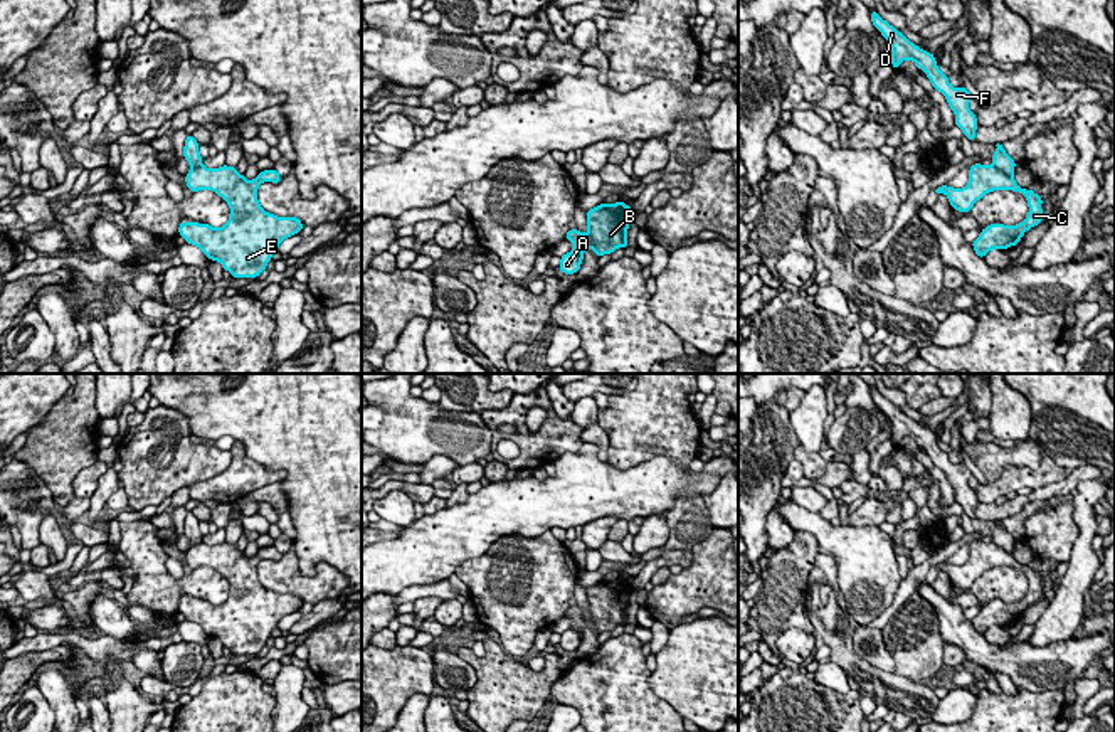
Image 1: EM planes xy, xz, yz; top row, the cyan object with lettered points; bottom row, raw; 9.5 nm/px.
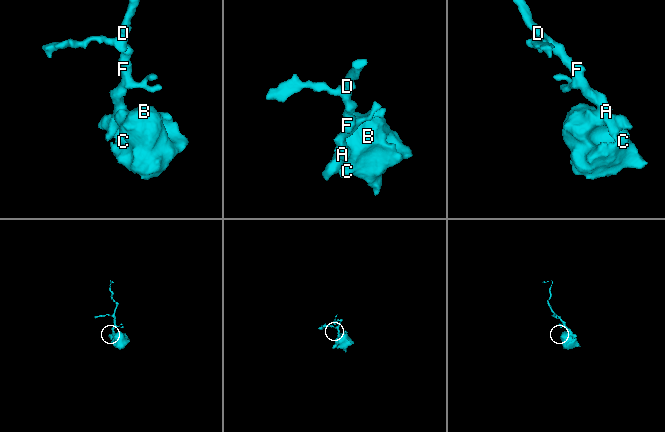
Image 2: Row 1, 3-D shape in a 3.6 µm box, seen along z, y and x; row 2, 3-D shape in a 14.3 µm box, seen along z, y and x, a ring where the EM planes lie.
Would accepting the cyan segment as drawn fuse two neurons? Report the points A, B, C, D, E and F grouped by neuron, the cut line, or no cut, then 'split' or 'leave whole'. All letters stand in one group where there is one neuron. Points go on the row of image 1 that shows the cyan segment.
groups A D F / B C E; cut yz (993, 164), (1011, 177); split

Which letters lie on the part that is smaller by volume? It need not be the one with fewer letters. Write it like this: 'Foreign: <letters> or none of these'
Foreign: A, D, F

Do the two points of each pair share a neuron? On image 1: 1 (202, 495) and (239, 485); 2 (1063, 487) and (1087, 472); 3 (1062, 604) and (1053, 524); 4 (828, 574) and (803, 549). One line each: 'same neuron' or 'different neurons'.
1: same neuron
2: same neuron
3: different neurons
4: different neurons

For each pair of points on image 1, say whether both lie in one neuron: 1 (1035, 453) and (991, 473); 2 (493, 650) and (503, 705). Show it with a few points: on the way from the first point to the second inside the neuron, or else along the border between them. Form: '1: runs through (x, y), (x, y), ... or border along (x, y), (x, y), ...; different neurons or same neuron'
1: runs through (1023, 453), (1006, 456), (1001, 461); same neuron
2: runs through (496, 663), (503, 692); same neuron

